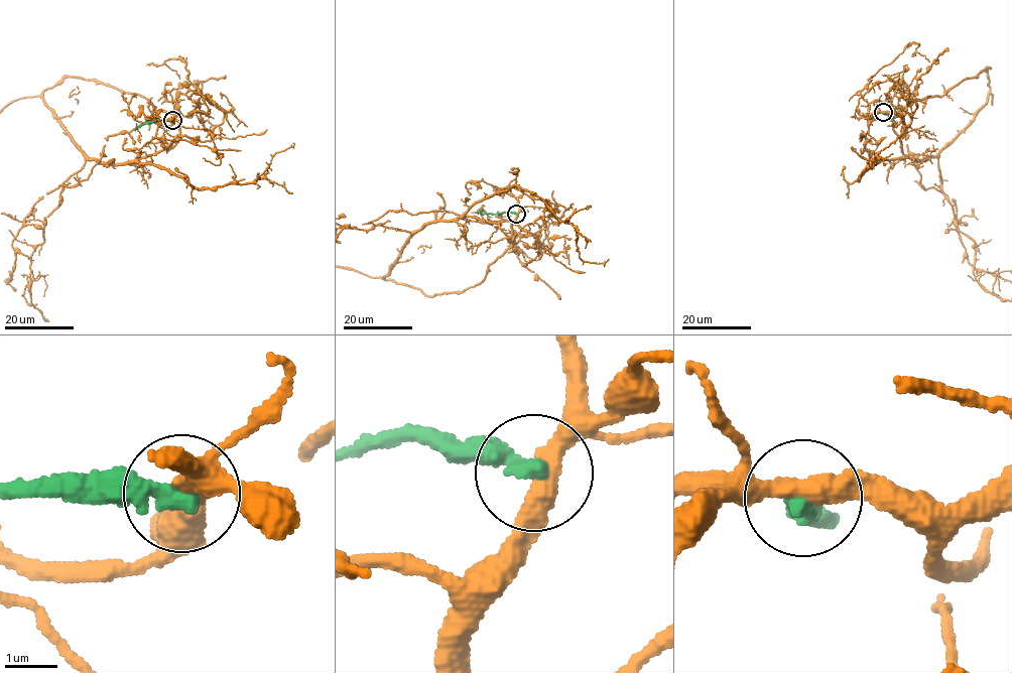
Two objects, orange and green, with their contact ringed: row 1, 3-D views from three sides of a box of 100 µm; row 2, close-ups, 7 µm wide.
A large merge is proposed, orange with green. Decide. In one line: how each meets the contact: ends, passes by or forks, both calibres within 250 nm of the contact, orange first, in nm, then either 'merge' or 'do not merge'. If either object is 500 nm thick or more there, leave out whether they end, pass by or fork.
orange passes by; green ends; calibres 400 and 360 nm; do not merge

